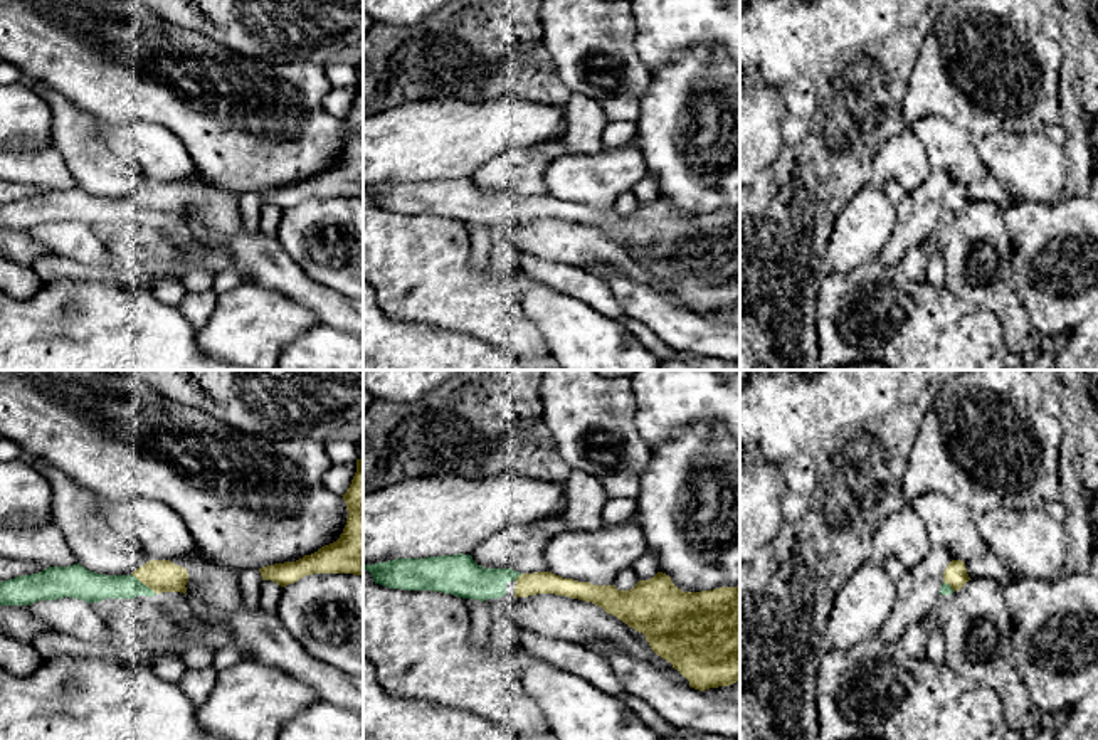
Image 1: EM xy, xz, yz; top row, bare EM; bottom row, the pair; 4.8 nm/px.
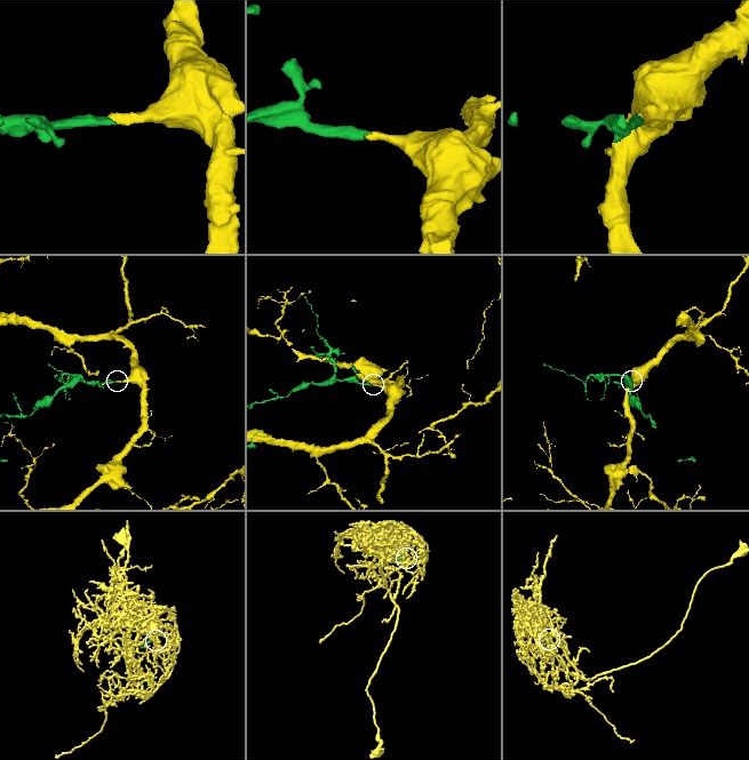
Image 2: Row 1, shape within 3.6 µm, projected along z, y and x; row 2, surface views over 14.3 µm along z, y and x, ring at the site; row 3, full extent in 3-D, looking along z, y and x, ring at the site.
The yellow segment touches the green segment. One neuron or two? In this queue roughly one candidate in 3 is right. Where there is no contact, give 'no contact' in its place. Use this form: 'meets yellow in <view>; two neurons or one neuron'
meets yellow in xy; one neuron

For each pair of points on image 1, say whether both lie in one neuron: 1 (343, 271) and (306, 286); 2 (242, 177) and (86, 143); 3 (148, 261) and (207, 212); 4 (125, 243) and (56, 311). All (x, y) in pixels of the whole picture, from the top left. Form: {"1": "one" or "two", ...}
{"1": "two", "2": "two", "3": "two", "4": "two"}

